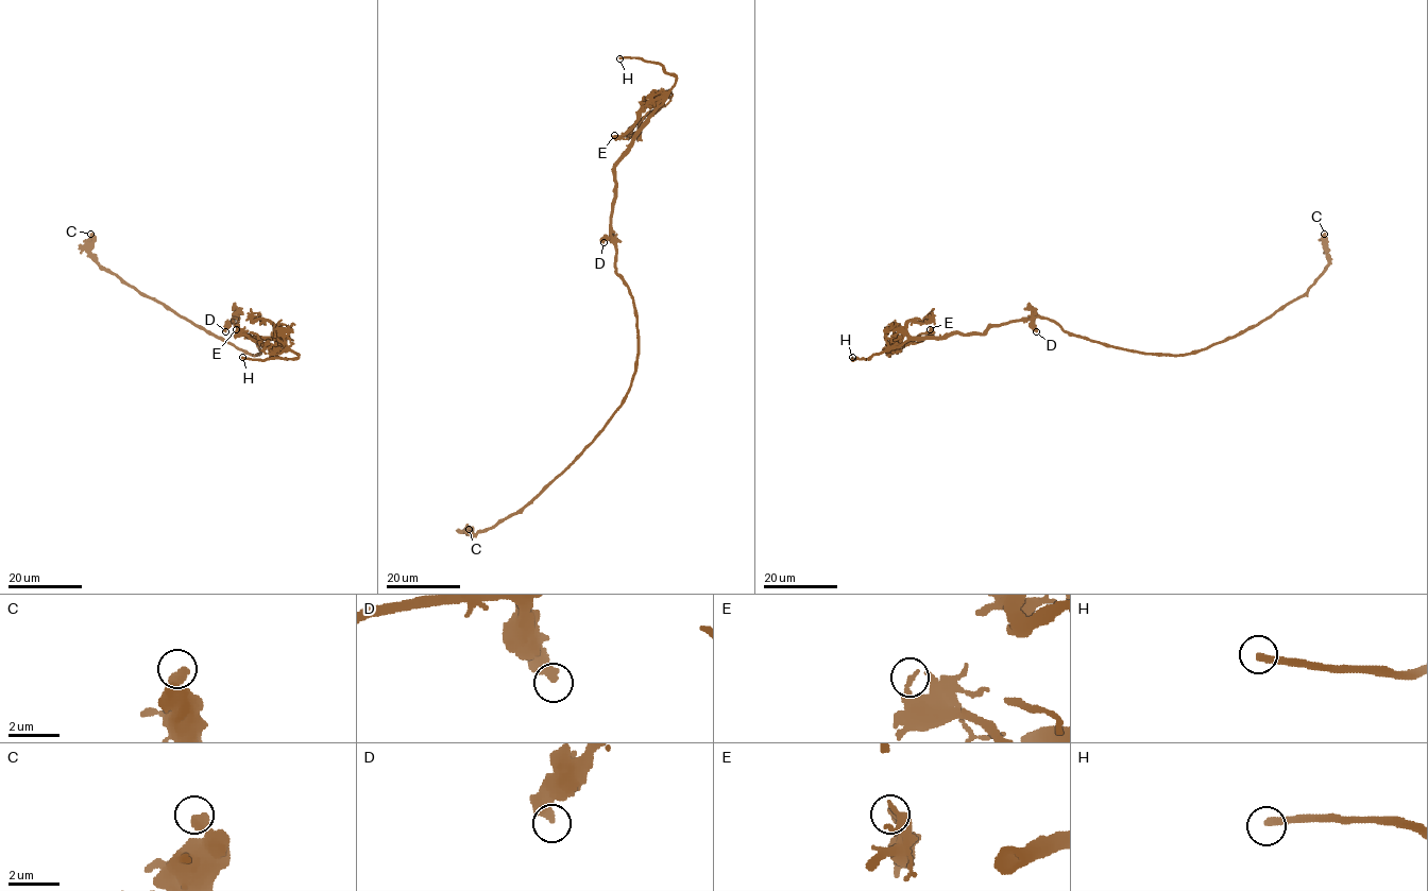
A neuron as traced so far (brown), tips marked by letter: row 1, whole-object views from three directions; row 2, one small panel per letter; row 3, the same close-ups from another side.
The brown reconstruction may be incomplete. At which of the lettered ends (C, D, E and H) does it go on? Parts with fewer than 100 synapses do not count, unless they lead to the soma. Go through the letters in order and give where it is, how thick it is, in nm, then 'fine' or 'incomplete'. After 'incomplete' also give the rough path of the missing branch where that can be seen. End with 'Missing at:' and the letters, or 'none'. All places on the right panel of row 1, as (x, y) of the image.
C: at (1324, 234); 360 nm thick; fine
D: at (1036, 331); 400 nm thick; fine
E: at (930, 329); 220 nm thick; fine
H: at (852, 357); 280 nm thick; incomplete; missing branch runs (852, 357), (857, 356), (857, 369), (860, 372), (862, 370), (859, 370)
Missing at: H

